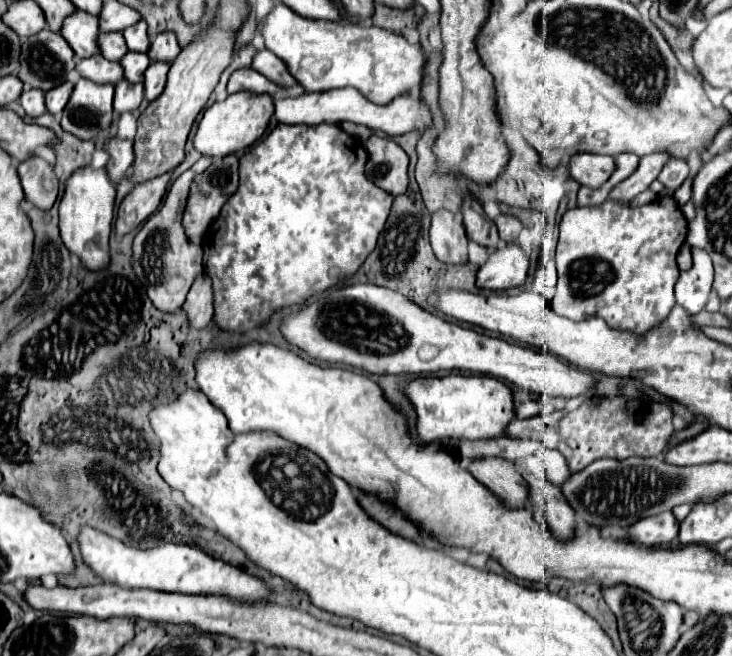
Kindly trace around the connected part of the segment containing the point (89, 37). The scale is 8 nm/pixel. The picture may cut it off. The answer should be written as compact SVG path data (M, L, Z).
M74 12L72 18L68 18L60 30L74 50L76 58L90 58L98 54L98 18L90 16L86 12Z

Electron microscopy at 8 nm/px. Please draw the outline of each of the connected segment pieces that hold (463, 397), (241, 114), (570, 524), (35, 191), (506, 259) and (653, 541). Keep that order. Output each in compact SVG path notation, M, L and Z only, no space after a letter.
M450 374L444 378L416 378L404 386L418 414L418 436L424 442L450 440L454 436L466 440L504 438L508 422L516 418L512 390L492 376Z
M250 90L236 92L222 102L214 102L202 116L198 124L198 132L194 136L194 146L198 152L208 154L212 158L222 158L238 150L246 150L252 146L268 128L270 118L274 114L274 100L268 94L254 94Z
M522 472L524 480L530 486L530 500L536 508L540 508L550 524L554 538L570 540L574 536L574 510L566 502L562 490L554 486L546 476L534 476Z
M32 156L18 164L18 174L26 200L44 212L50 210L58 198L58 178L52 166L46 160Z
M500 244L478 270L478 288L484 290L508 290L524 284L528 274L528 256L518 244Z
M666 512L654 518L644 518L642 522L636 522L634 526L630 526L630 536L634 542L652 548L652 546L670 544L678 536L678 528L680 528L680 522L676 520L676 516L672 512Z

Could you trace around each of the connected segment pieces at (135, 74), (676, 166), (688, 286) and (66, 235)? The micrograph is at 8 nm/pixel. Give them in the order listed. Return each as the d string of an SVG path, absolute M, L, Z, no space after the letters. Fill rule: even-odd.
M128 52L124 58L122 58L122 68L124 68L124 78L132 84L138 84L138 82L144 82L144 72L150 64L148 56L146 54L140 54L140 52Z
M670 158L658 176L658 180L672 190L676 190L686 178L688 178L688 164L682 158Z
M692 248L692 258L694 258L692 270L680 272L680 278L674 288L676 304L680 304L690 316L704 310L714 280L714 268L706 250Z
M86 166L72 174L60 202L60 238L70 254L78 256L82 266L92 272L102 270L110 264L108 238L114 220L114 198L116 188L110 182L106 170L92 170L90 166Z

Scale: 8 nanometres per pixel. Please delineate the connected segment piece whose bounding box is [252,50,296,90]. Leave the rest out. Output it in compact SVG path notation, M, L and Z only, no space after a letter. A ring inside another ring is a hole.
M260 50L256 56L254 56L254 62L252 62L252 68L258 70L262 76L266 76L270 82L274 82L276 86L280 88L292 88L296 86L296 80L294 76L288 72L286 64L276 56L272 54L270 50Z

